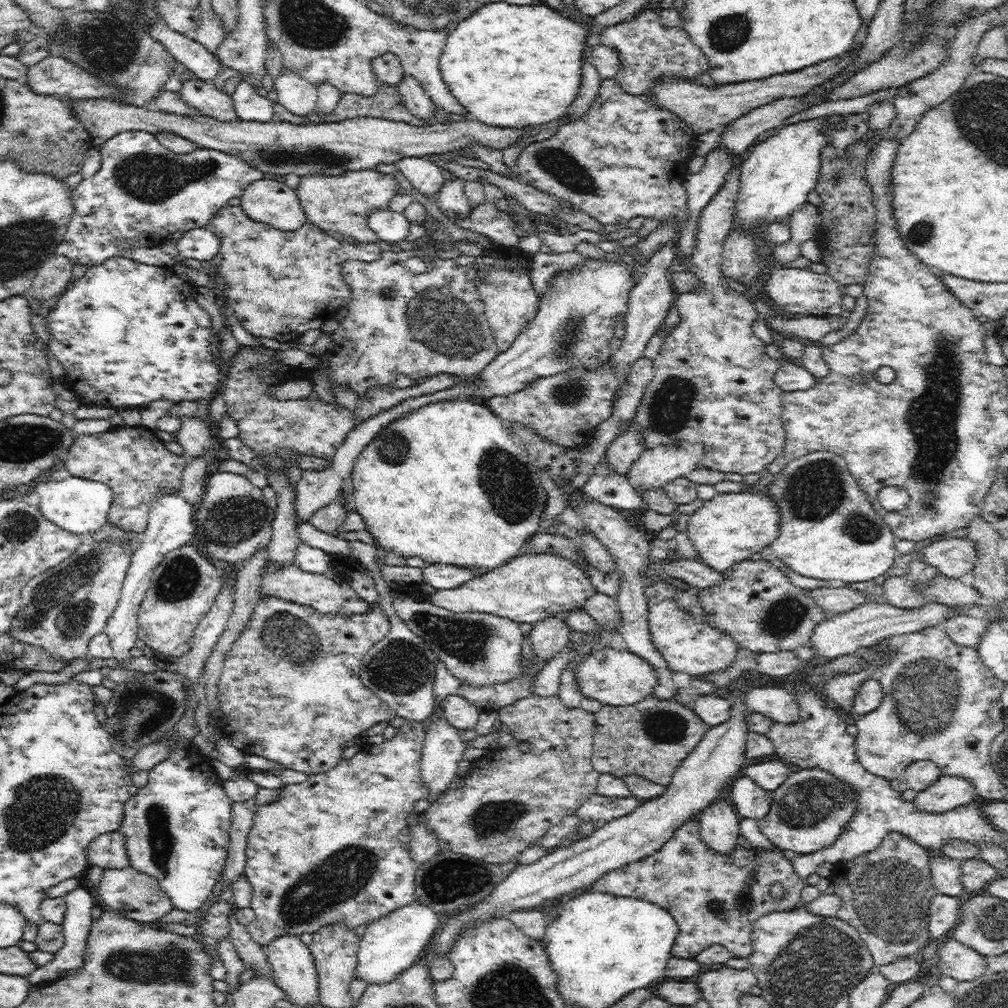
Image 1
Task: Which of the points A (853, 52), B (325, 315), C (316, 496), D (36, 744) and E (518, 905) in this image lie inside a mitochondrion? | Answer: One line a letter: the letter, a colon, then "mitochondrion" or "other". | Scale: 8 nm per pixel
A: other
B: other
C: other
D: other
E: other

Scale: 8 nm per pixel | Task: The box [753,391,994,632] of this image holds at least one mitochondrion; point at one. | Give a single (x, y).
(817, 489)

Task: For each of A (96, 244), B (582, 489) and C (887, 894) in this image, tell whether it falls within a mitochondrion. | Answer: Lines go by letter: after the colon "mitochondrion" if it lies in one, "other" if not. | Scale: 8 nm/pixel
A: other
B: other
C: mitochondrion

